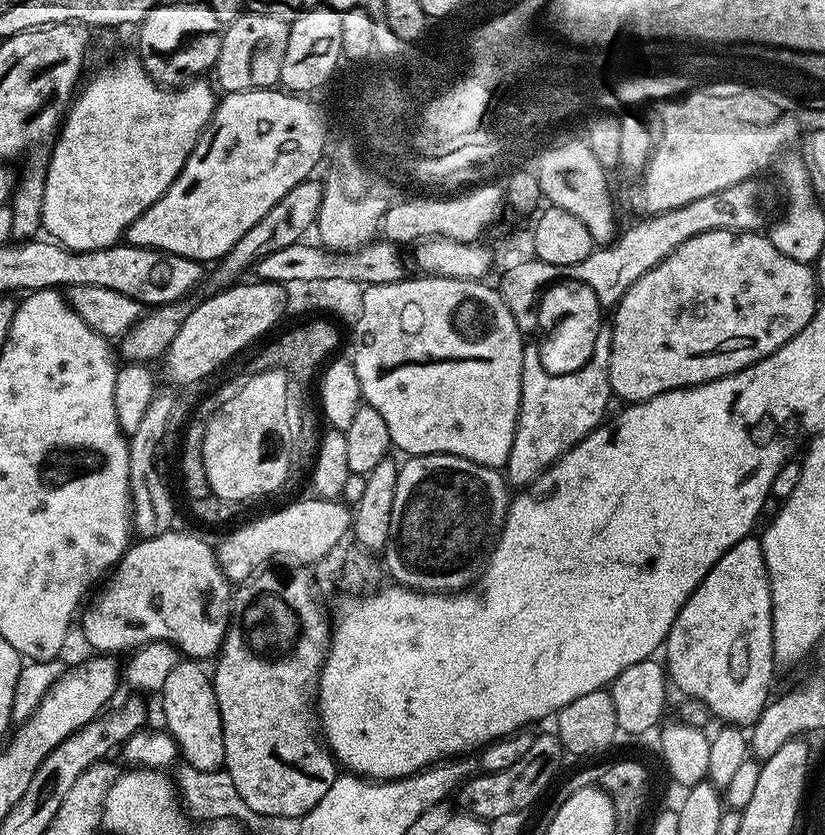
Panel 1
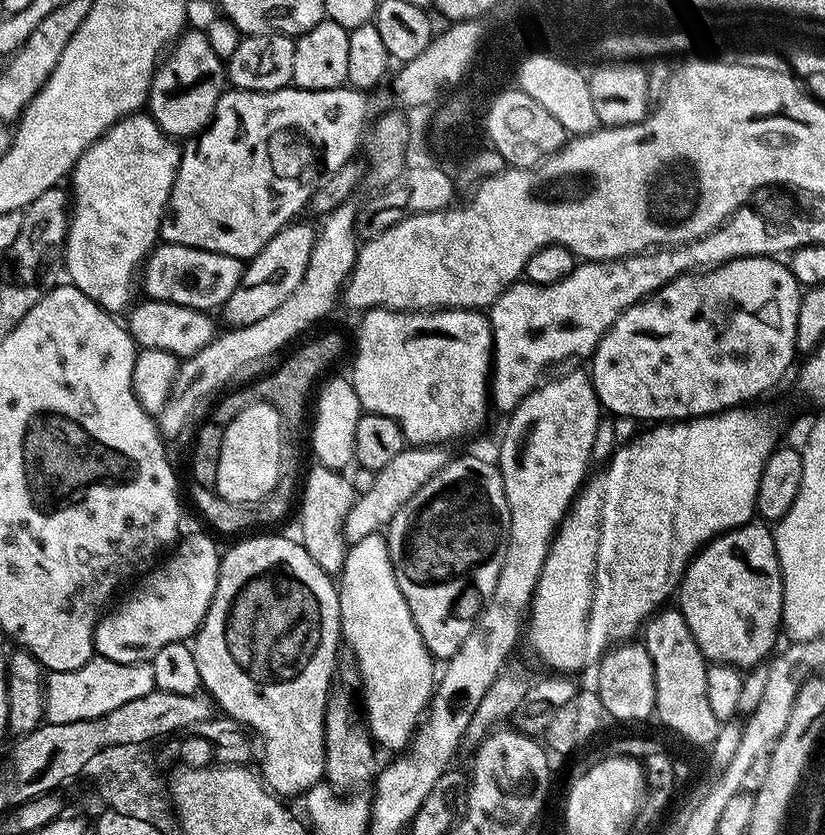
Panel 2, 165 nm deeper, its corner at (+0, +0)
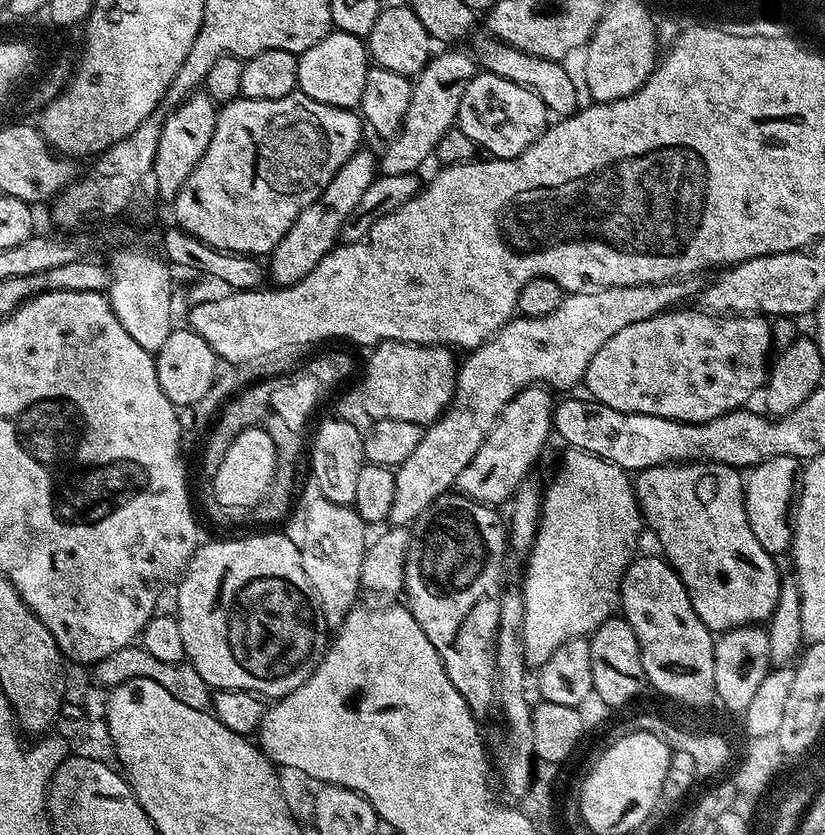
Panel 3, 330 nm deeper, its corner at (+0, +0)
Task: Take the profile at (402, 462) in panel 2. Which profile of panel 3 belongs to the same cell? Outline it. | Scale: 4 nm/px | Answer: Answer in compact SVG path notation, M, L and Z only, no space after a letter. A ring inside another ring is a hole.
M691 276L658 284L596 288L565 295L562 306L558 306L554 314L546 314L546 318L517 315L509 320L482 346L471 349L465 355L468 357L459 365L456 373L456 389L448 409L433 424L427 425L422 442L418 442L414 454L410 454L410 458L406 458L406 462L402 462L400 467L395 469L396 485L394 486L393 505L390 506L386 519L387 523L392 526L410 526L416 521L418 514L422 514L422 510L430 506L430 502L434 502L439 496L449 491L462 474L462 470L470 466L474 454L478 454L478 446L486 442L502 410L506 410L506 406L523 388L547 386L559 393L558 391L564 392L567 388L574 387L575 384L579 385L583 381L594 354L598 354L598 350L602 350L602 346L606 346L606 342L610 342L614 334L618 334L619 330L624 330L626 326L633 325L634 322L645 321L646 318L657 316L660 312L669 311L681 305L678 303L690 296L695 297L701 287L701 279Z

